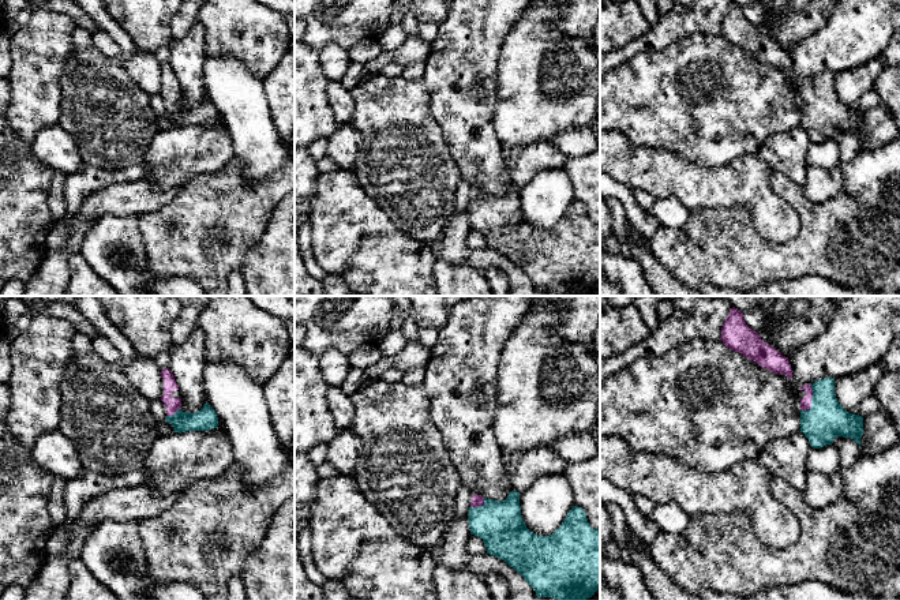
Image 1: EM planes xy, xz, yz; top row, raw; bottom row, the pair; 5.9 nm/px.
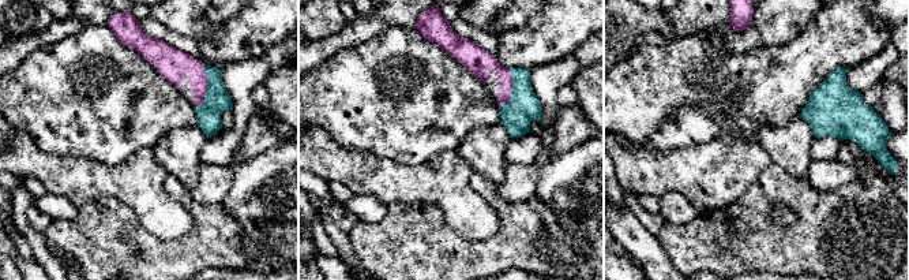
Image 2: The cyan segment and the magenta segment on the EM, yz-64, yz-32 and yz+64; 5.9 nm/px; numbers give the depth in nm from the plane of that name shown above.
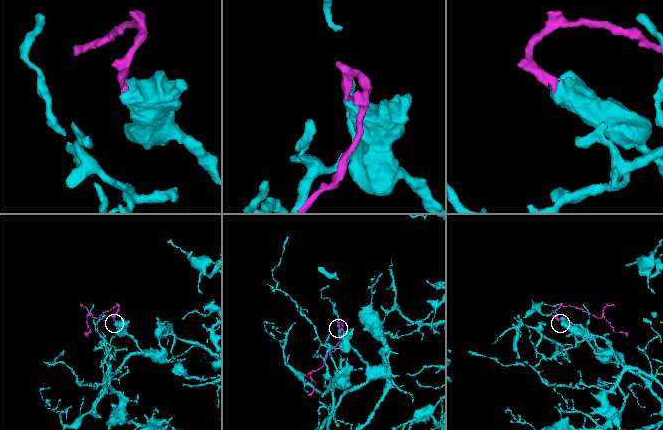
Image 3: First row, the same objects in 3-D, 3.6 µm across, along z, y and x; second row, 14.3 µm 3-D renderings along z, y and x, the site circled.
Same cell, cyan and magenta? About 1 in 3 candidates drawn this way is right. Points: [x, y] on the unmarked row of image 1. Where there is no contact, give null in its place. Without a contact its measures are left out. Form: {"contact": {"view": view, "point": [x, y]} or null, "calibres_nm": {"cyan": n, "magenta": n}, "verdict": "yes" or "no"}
{"contact": {"view": "yz", "point": [812, 96]}, "calibres_nm": {"cyan": 240, "magenta": 60}, "verdict": "yes"}

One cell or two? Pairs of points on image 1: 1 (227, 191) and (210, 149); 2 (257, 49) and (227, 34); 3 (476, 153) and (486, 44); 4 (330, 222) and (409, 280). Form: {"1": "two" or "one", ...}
{"1": "two", "2": "one", "3": "one", "4": "one"}

